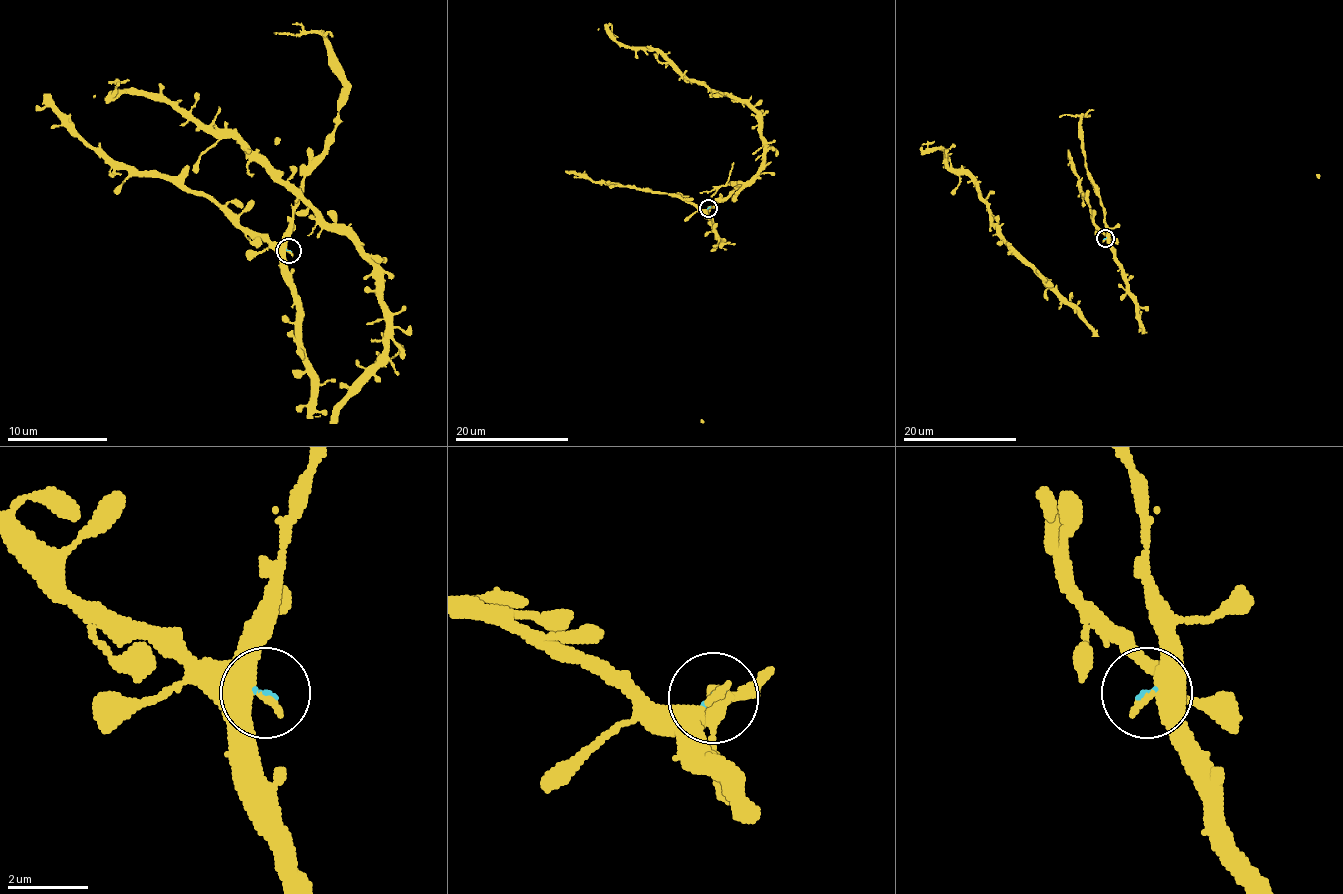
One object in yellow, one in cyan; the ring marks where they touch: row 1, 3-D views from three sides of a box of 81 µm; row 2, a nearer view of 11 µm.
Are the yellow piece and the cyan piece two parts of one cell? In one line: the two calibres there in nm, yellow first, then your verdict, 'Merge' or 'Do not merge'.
Thickness 460 nm (yellow) against 70 nm. Do not merge

